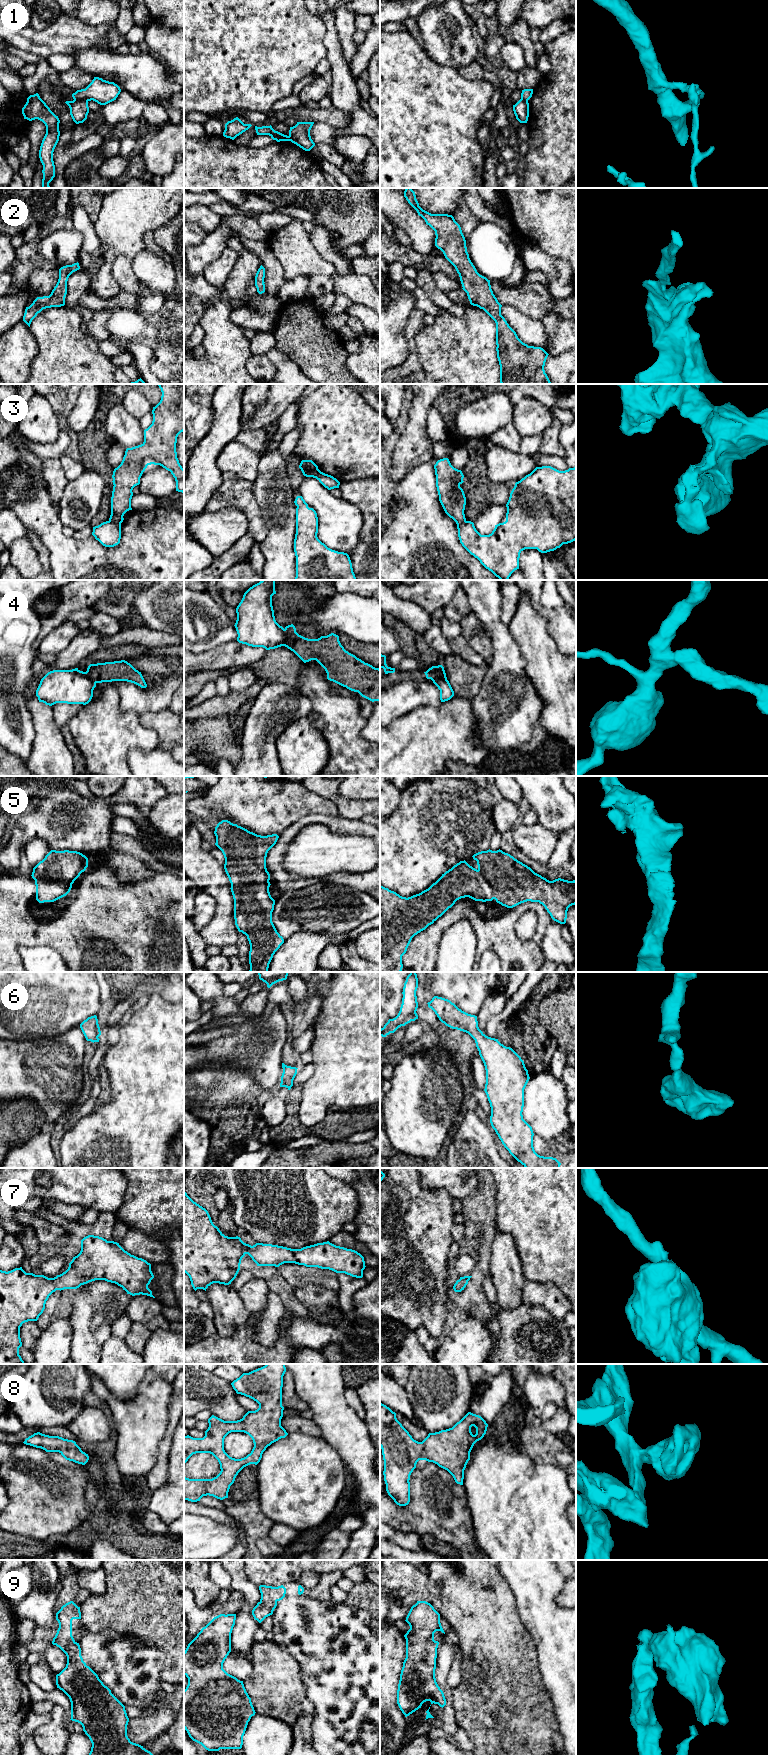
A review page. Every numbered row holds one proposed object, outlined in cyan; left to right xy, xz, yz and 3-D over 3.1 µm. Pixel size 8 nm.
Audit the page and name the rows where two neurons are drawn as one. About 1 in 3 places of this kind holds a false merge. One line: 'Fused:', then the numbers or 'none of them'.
Fused: 1, 3, 4

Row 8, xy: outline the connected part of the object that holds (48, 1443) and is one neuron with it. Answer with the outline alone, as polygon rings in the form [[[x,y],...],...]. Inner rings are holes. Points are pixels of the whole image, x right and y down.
[[[40,1432],[34,1433],[23,1442],[46,1452],[59,1452],[66,1460],[85,1465],[89,1456],[73,1440],[64,1439],[59,1436],[49,1436]]]

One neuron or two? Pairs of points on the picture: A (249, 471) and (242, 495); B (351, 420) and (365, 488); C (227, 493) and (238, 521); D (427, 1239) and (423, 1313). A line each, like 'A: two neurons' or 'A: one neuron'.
A: two neurons
B: two neurons
C: two neurons
D: one neuron

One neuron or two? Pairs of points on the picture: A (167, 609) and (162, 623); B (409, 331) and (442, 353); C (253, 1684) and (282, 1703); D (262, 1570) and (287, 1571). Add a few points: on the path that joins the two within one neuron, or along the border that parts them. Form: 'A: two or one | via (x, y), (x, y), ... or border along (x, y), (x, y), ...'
A: one | via (164, 612), (162, 620)
B: two | border along (425, 325), (415, 338), (418, 359)
C: one | via (260, 1685), (264, 1685), (275, 1696)
D: one | via (268, 1570), (281, 1570)

